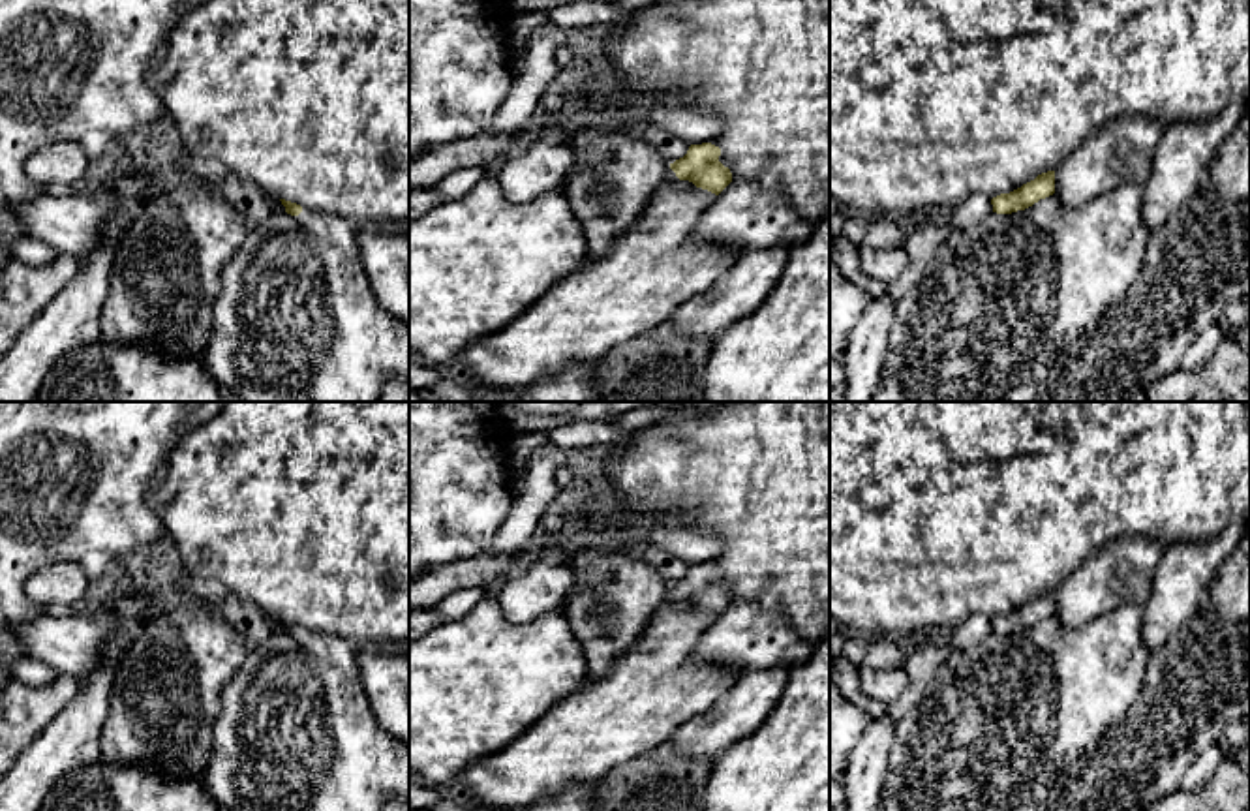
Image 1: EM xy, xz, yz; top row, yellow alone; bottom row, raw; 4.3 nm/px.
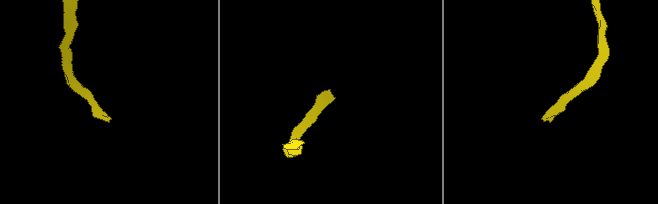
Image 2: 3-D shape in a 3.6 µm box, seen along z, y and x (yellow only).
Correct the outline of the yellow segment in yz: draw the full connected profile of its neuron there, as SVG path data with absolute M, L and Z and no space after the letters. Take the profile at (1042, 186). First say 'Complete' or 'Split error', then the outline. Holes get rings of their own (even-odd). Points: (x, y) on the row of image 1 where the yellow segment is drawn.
Complete. M1047 171L1038 175L1034 180L1023 184L1021 188L1000 193L991 199L993 212L997 214L1012 214L1017 210L1025 210L1055 193L1055 171Z

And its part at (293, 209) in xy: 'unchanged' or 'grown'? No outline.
grown

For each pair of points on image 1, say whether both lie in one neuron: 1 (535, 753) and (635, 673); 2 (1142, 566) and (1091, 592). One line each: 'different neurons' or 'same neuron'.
1: same neuron
2: same neuron

